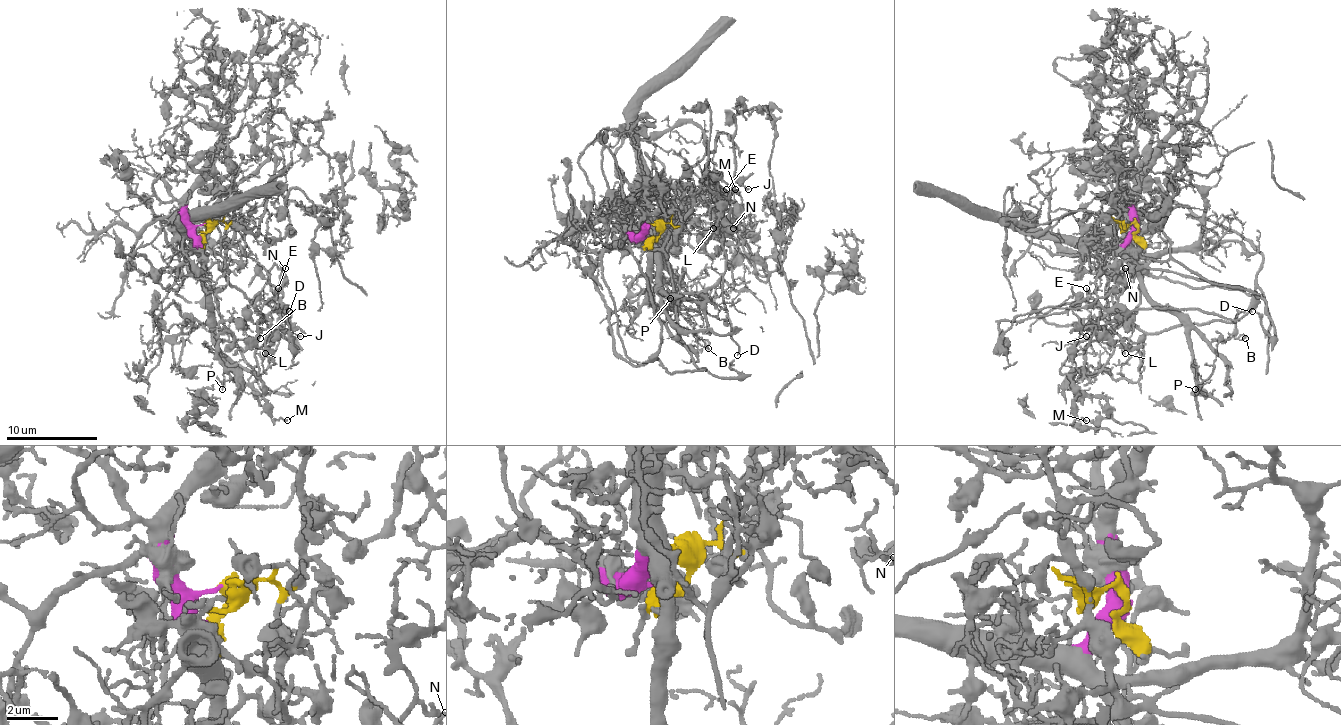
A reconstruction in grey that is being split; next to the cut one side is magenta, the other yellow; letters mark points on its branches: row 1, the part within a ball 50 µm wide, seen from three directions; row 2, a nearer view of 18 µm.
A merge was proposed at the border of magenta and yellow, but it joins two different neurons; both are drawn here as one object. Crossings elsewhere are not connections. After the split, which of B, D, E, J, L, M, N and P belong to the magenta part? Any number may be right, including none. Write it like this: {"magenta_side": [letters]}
{"magenta_side": ["B", "P"]}

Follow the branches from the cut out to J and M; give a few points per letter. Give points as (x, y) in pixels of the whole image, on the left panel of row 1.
J: (206, 223), (226, 226), (228, 282), (215, 296), (226, 319), (237, 319), (258, 348), (285, 307), (301, 337)
M: (206, 223), (226, 226), (228, 282), (215, 303), (226, 319), (244, 326), (256, 348), (265, 410), (287, 421)

